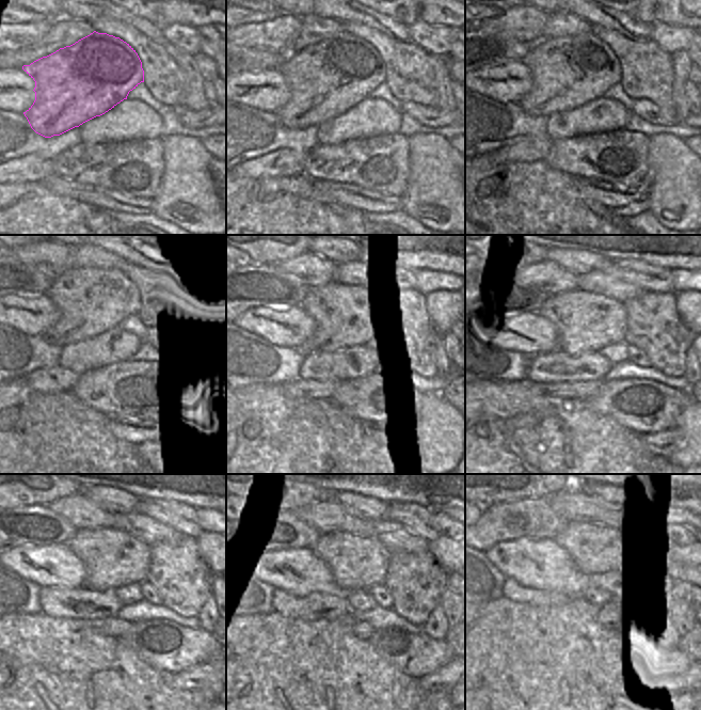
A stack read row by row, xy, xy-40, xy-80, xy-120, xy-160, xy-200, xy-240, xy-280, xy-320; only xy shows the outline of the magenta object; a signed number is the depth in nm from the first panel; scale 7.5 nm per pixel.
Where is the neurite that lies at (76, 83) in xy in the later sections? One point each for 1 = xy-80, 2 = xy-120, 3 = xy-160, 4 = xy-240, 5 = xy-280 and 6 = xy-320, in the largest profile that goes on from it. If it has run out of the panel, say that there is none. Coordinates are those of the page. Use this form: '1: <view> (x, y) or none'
1: xy-80 (567, 73)
2: xy-120 (90, 301)
3: xy-160 (346, 316)
4: xy-240 (112, 558)
5: xy-280 (355, 562)
6: xy-320 (595, 550)

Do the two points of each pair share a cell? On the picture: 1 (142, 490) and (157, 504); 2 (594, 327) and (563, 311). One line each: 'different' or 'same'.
1: different
2: same

